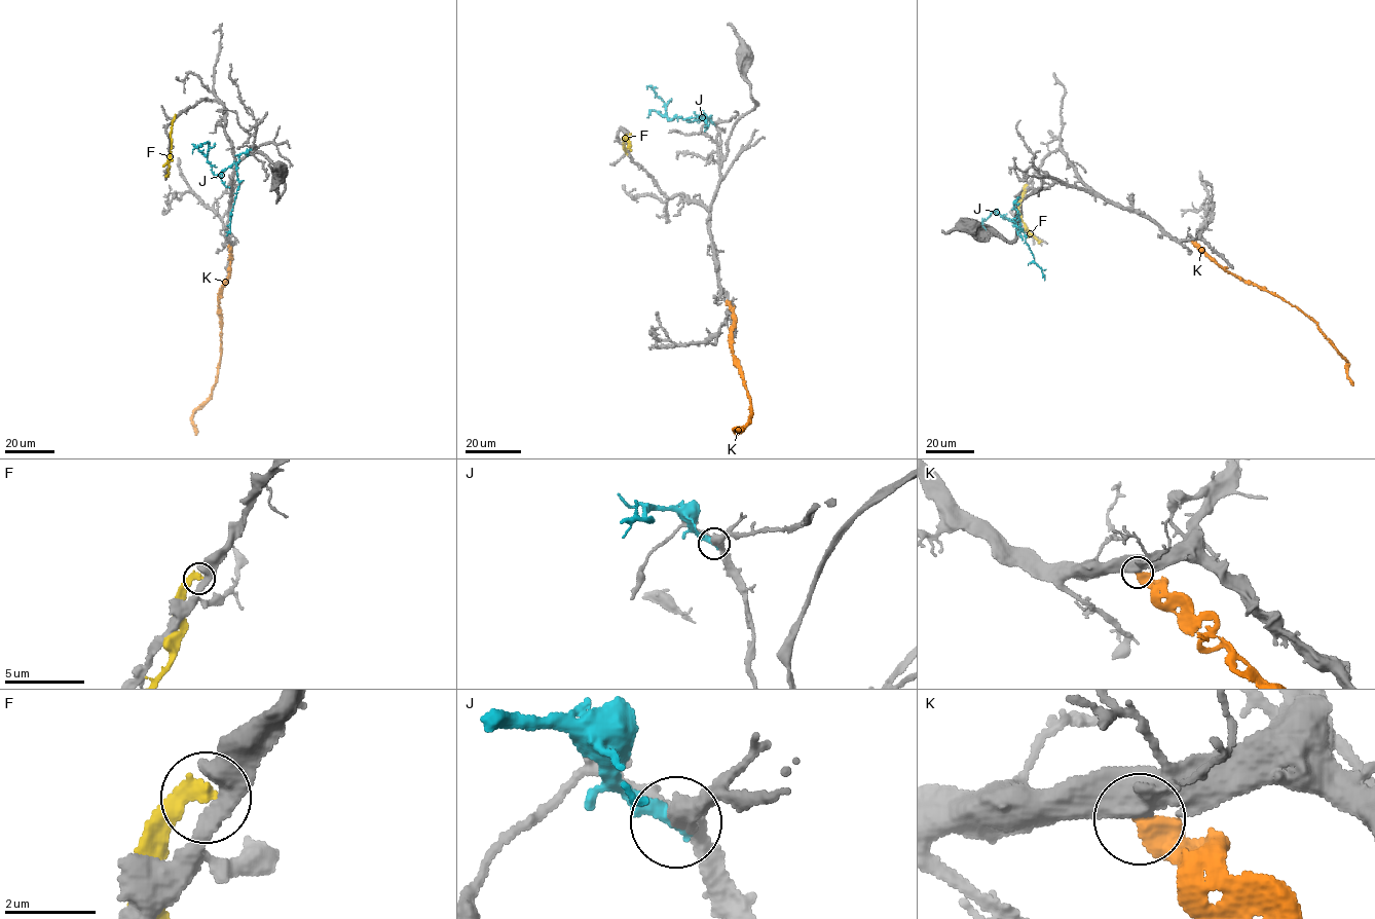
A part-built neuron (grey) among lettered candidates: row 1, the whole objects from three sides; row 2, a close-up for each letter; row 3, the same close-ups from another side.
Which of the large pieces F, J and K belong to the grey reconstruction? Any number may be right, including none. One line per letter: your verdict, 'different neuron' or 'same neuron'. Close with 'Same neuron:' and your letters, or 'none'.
F: different neuron
J: different neuron
K: different neuron
Same neuron: none

